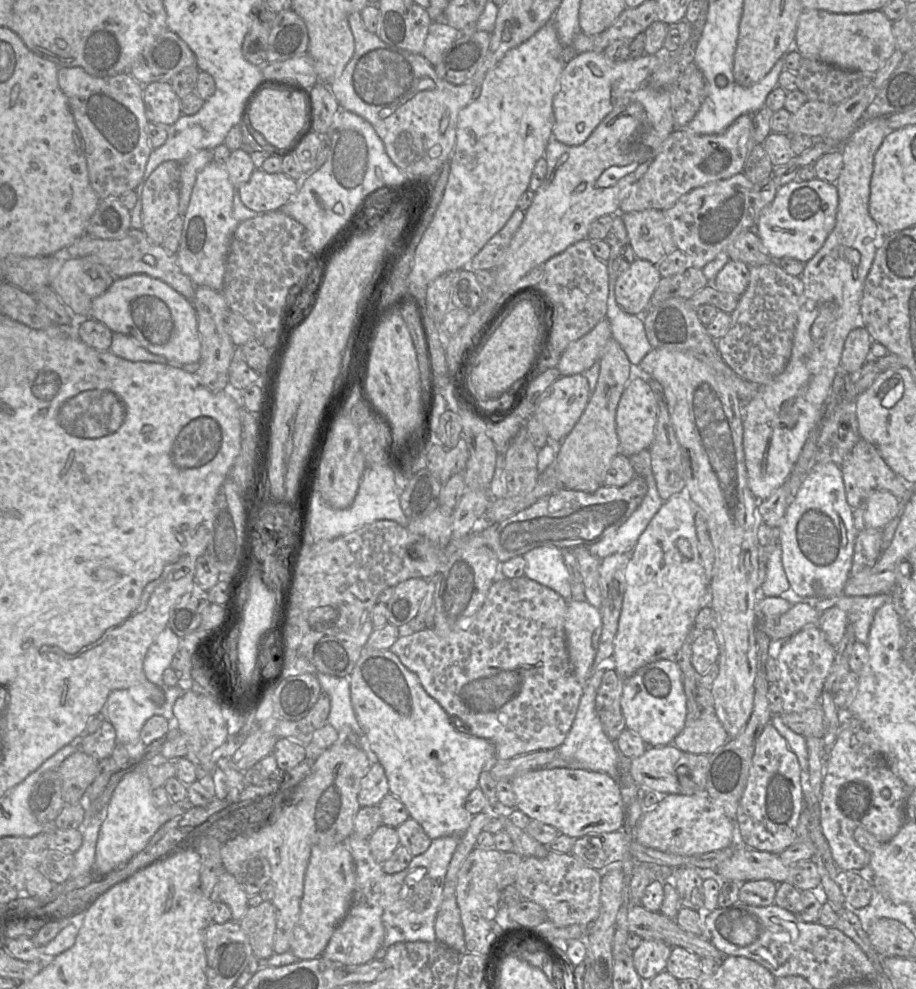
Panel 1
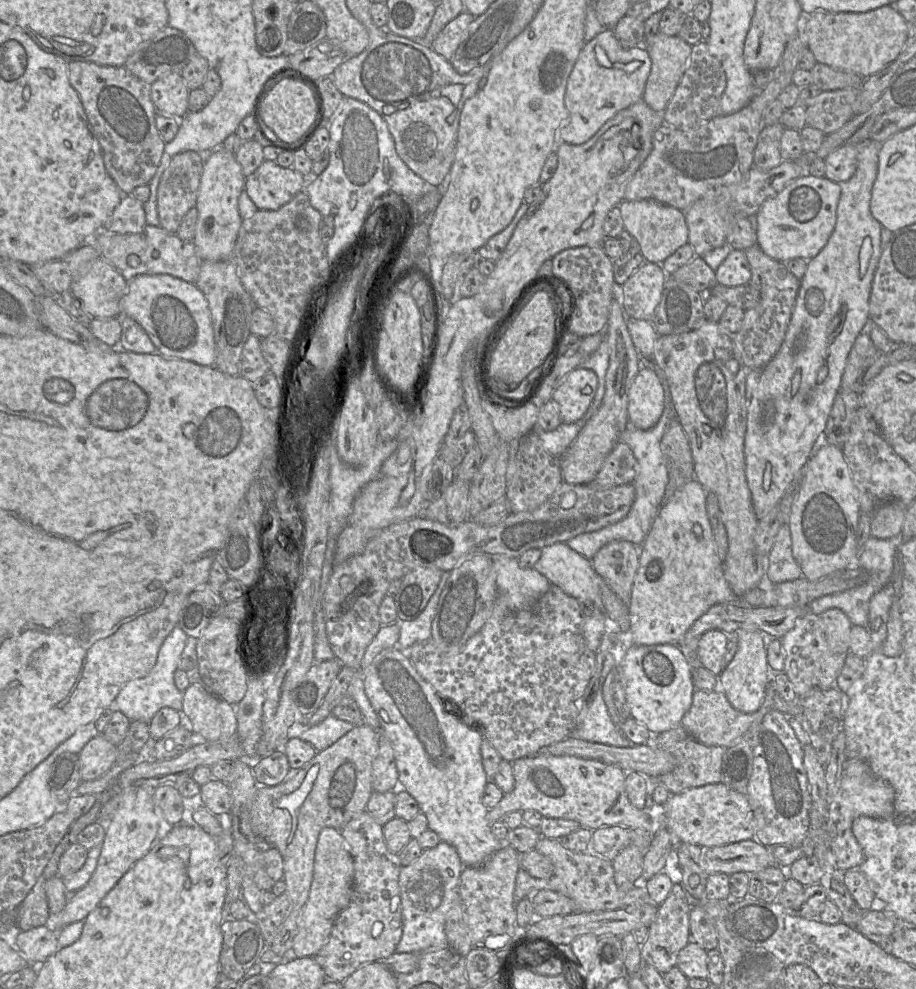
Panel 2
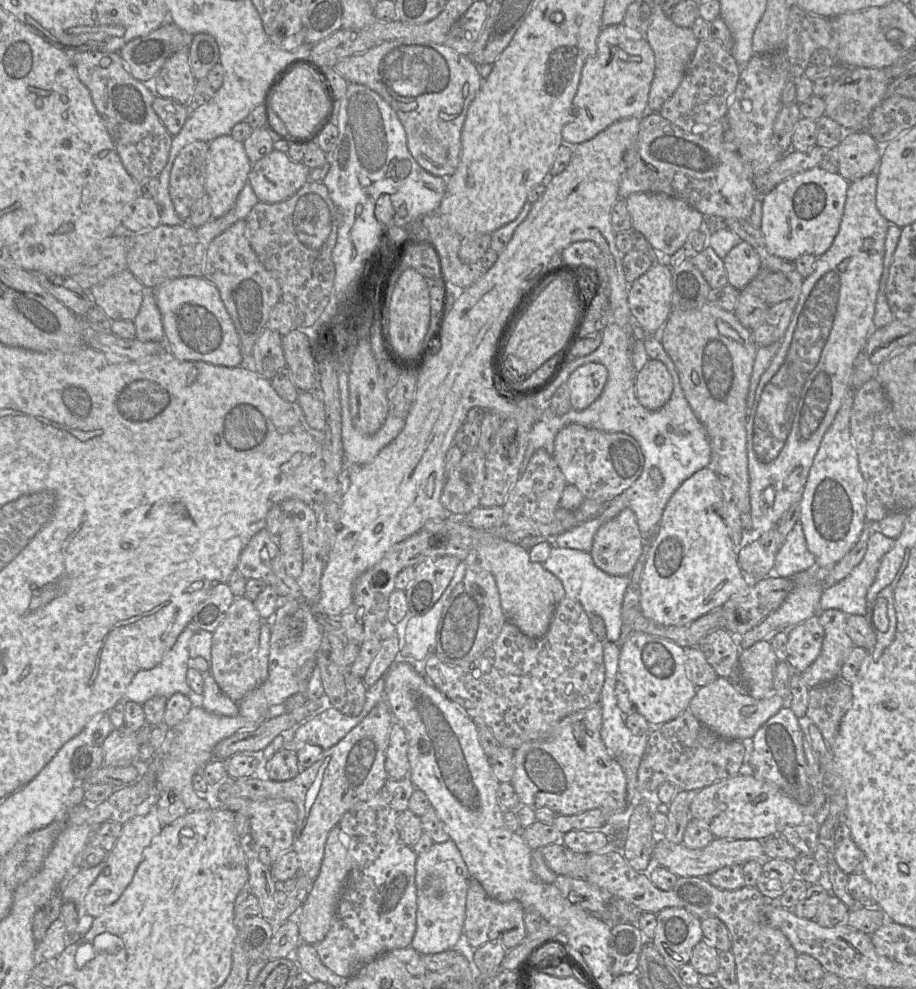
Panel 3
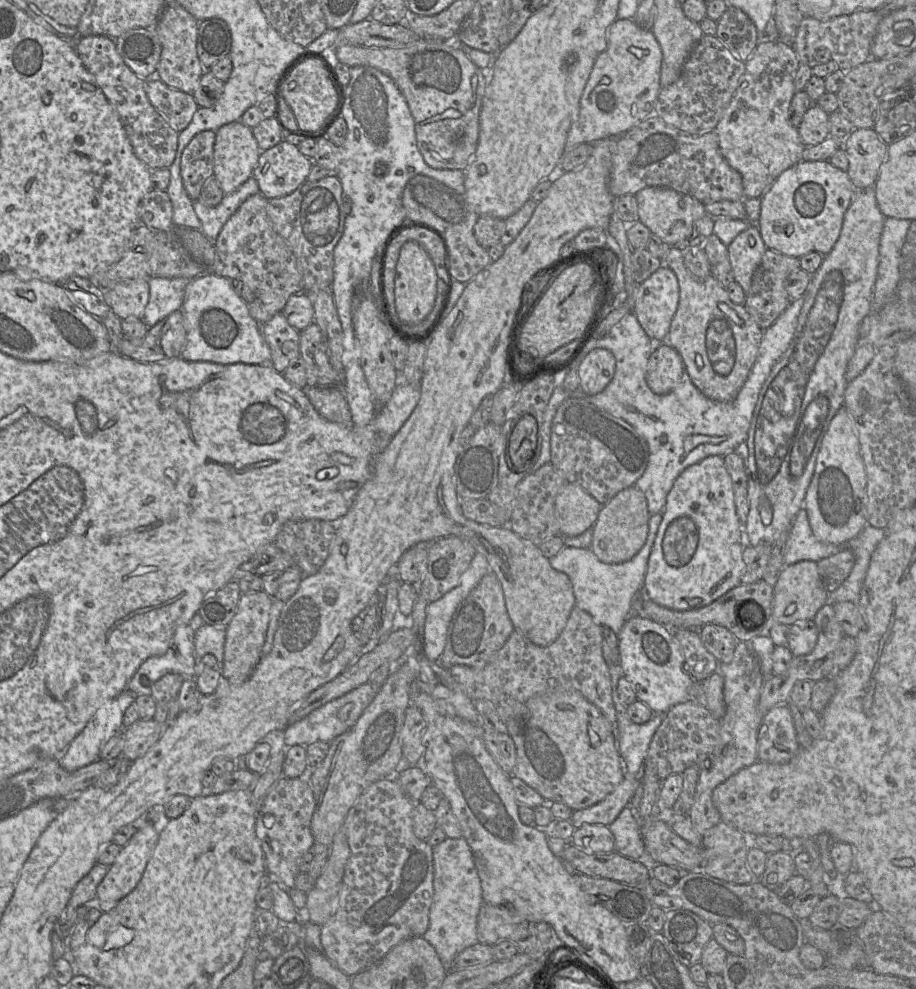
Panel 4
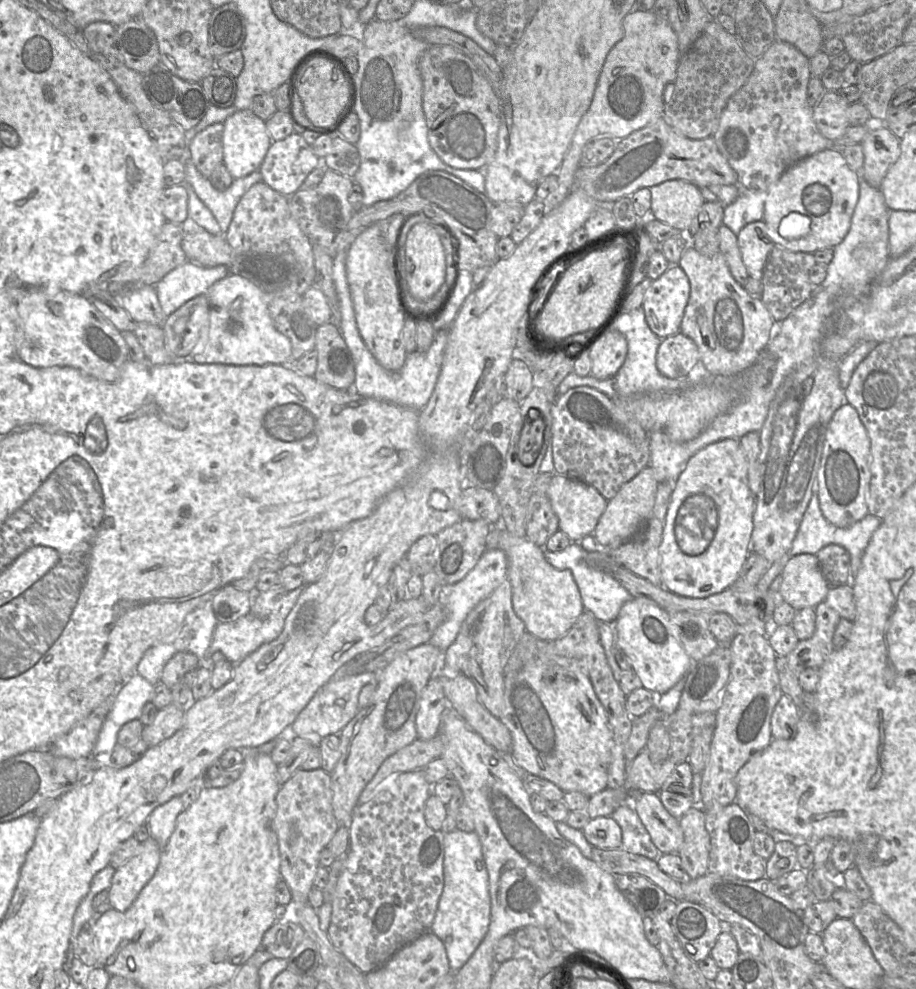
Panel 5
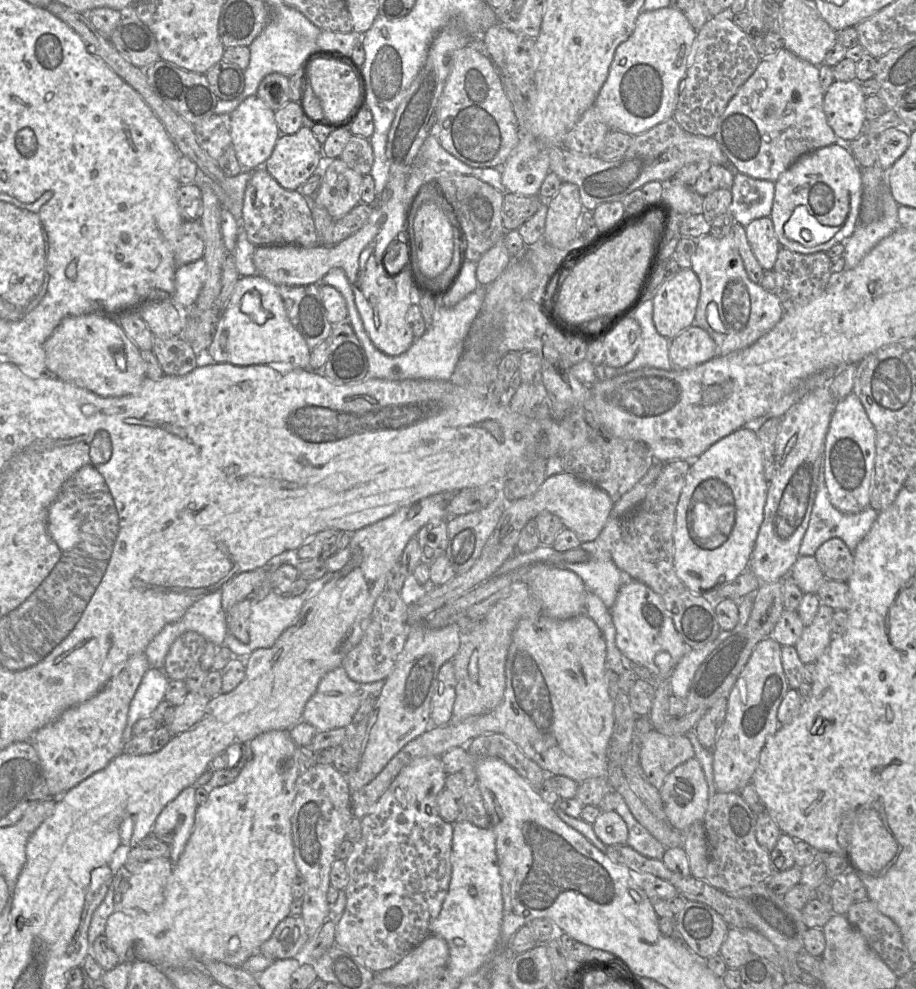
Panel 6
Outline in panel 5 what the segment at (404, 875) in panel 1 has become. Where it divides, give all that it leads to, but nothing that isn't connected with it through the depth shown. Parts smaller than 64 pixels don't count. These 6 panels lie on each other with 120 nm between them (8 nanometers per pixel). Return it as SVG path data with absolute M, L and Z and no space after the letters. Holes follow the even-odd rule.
M455 829L445 834L443 872L444 886L430 932L444 943L450 970L456 973L483 941L491 920L489 875L481 842L475 832Z

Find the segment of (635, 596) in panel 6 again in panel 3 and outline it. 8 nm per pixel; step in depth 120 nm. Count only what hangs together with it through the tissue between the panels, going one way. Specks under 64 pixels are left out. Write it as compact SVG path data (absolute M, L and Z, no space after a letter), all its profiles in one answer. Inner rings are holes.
M633 631L620 646L618 679L629 693L634 710L641 714L653 728L659 728L688 710L697 687L692 683L685 669L685 649L663 637Z

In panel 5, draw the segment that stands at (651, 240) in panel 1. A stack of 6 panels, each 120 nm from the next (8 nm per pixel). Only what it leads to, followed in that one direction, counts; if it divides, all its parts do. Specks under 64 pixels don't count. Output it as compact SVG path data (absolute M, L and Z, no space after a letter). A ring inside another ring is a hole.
M669 180L649 188L651 214L649 218L686 233L705 203L700 189L685 180Z

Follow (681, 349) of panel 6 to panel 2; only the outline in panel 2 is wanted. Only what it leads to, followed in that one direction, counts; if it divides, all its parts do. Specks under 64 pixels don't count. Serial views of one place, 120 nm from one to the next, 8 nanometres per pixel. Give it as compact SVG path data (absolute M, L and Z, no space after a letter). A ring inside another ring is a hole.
M640 369L628 393L628 422L639 430L648 430L659 421L665 407L664 389L656 372Z

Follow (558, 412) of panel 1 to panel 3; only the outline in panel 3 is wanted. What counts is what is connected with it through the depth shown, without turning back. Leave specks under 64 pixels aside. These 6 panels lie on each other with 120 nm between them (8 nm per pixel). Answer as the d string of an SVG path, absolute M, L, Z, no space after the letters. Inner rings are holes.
M589 362L575 369L566 381L573 410L583 410L601 394L608 378L606 367Z

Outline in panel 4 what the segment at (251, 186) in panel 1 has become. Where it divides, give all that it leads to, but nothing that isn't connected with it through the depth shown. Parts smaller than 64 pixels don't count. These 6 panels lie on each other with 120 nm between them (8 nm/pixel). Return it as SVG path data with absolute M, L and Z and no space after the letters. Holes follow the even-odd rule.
M282 140L261 152L252 176L266 198L280 198L303 185L313 165L313 161L304 156L296 145Z

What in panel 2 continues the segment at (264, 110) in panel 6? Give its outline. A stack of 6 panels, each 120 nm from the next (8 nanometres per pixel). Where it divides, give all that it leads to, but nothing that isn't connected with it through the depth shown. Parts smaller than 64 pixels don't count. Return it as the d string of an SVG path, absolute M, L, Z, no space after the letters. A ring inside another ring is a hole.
M219 147L205 155L195 205L198 220L192 240L201 261L220 261L233 257L238 232L243 221L238 211L238 198L245 188L245 179L241 166L232 152Z

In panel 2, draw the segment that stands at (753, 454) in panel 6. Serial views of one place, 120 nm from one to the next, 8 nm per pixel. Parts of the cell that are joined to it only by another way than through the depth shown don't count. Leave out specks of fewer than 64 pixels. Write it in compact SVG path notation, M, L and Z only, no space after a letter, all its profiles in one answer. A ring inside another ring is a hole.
M692 479L660 507L646 539L639 547L639 566L628 605L630 629L622 635L623 650L628 645L679 645L695 621L716 604L740 602L751 607L763 606L763 589L754 588L738 598L725 580L707 515L706 500L706 490L696 479Z

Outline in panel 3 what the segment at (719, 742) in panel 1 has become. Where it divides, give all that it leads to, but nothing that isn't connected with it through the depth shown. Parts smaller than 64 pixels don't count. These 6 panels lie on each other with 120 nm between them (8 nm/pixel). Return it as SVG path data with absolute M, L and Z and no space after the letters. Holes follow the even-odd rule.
M717 677L712 683L696 689L688 710L708 729L729 740L752 739L757 730L781 708L785 700L775 693L762 699L754 699L743 688L740 681L733 683L723 677Z

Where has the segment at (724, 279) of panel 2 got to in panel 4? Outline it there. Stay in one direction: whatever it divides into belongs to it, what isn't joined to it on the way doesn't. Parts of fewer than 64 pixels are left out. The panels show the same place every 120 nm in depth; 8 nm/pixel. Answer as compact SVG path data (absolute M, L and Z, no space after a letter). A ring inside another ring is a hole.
M751 224L745 231L737 235L728 246L728 256L734 281L741 286L746 294L766 250L767 247L757 224Z

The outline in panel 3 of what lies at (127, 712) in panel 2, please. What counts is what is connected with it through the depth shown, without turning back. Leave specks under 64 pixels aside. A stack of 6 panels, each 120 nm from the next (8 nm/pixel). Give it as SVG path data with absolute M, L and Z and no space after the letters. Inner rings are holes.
M190 621L159 664L152 669L141 670L133 677L125 691L124 699L143 705L155 696L163 696L169 699L175 693L182 693L188 696L193 704L201 704L202 696L198 696L192 691L186 679L190 660L189 642L195 631L197 631L197 628Z

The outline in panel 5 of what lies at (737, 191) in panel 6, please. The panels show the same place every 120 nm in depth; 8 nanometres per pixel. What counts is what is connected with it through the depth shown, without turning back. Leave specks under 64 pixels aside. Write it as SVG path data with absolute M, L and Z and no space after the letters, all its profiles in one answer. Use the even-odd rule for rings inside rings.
M739 188L736 200L725 207L722 224L738 235L747 224L763 220L766 198L767 192Z

